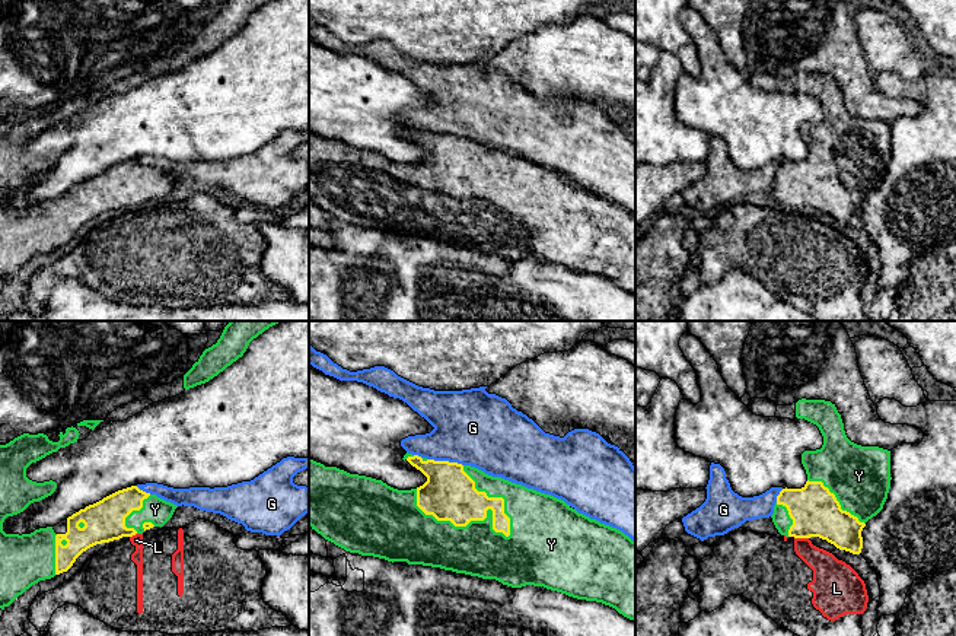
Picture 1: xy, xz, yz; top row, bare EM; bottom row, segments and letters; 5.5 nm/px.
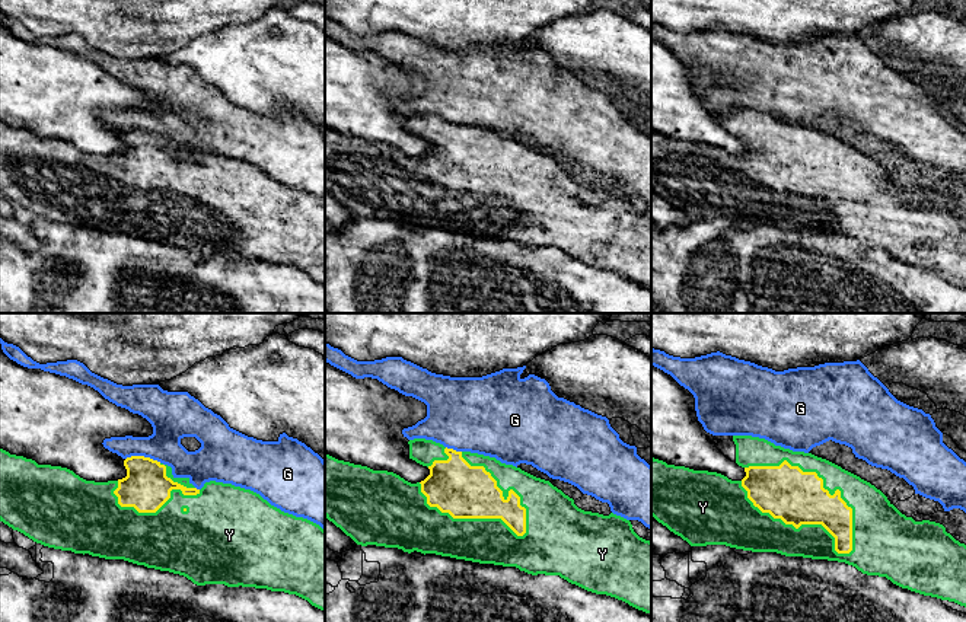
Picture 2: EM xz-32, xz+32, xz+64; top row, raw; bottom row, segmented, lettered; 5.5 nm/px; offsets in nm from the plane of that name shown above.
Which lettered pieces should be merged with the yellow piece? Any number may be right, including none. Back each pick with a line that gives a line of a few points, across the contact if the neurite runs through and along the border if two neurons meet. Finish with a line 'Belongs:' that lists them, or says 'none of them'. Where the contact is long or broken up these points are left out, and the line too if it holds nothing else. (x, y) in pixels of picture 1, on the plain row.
Belongs: Y

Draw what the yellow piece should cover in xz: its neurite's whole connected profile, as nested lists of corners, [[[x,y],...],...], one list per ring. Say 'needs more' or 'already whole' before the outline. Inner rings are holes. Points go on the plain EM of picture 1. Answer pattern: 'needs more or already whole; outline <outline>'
needs more; outline [[[408,125],[402,133],[427,150],[423,159],[398,163],[382,153],[325,140],[309,131],[312,203],[350,226],[495,252],[512,261],[544,260],[577,273],[602,276],[635,295],[635,214],[622,204],[579,187],[561,172],[488,149],[471,139],[427,133]]]

